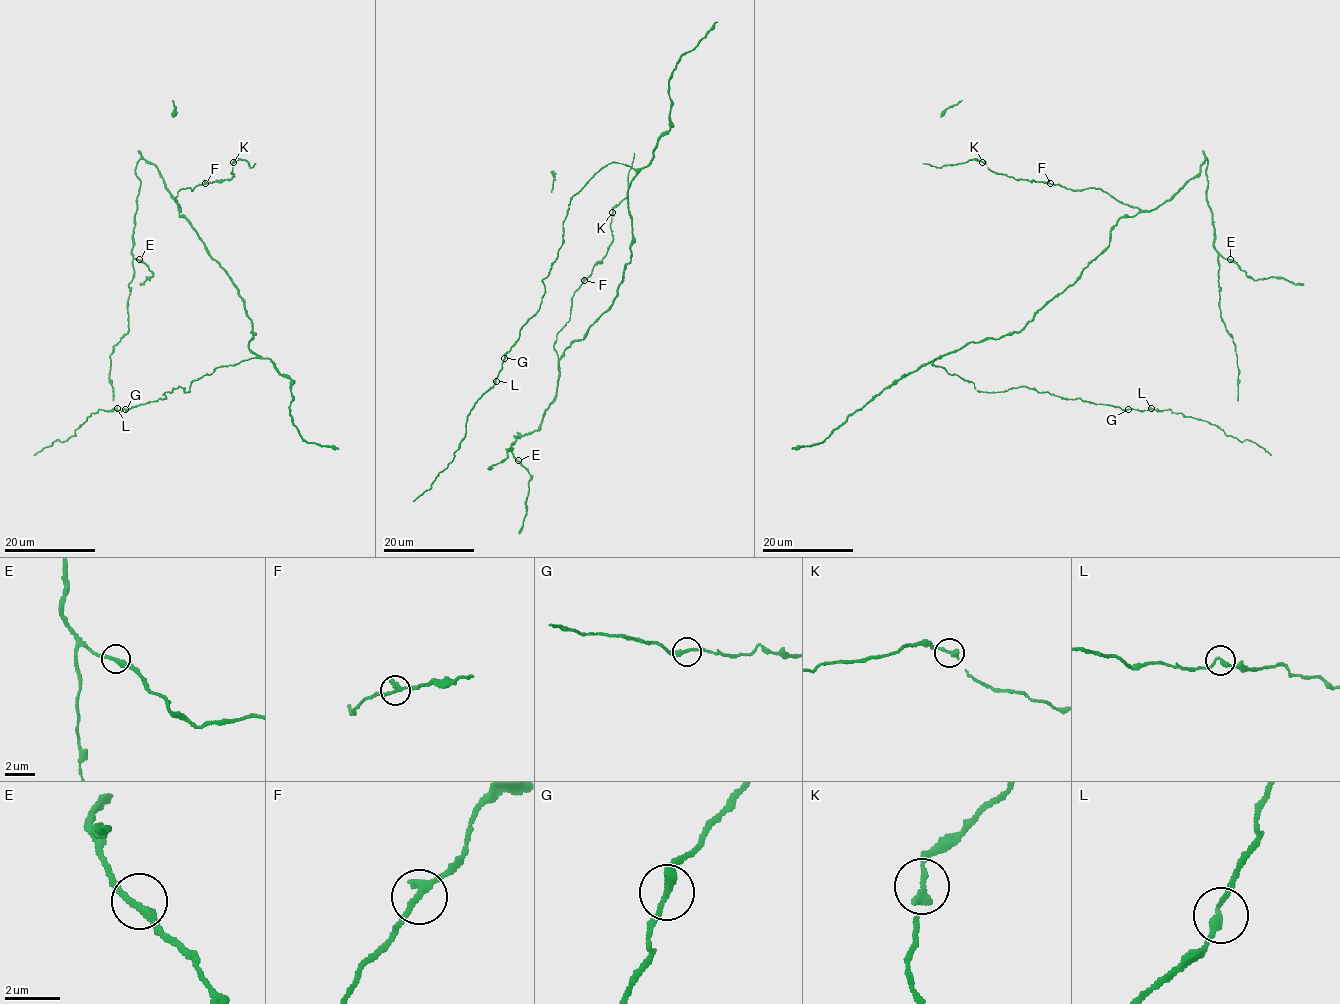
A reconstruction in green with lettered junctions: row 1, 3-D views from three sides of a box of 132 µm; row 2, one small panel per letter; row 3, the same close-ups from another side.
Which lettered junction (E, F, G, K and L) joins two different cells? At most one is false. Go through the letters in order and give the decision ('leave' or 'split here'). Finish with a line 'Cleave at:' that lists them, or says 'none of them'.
E: leave
F: leave
G: leave
K: leave
L: leave
Cleave at: none of them

